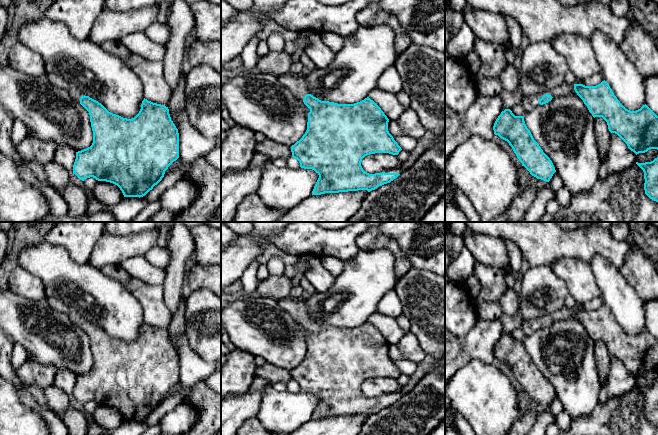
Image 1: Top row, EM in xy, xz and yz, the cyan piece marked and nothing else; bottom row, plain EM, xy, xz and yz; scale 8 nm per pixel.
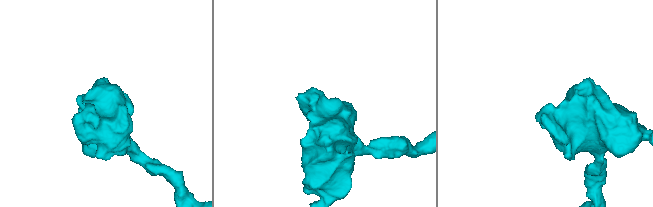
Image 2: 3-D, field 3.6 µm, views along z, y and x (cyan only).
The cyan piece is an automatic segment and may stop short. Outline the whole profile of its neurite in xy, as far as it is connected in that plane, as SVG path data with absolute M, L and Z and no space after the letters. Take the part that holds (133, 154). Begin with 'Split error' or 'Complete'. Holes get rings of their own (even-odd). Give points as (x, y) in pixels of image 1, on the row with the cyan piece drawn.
Split error. M48 73L48 80L65 89L90 115L93 143L76 152L73 174L84 181L93 177L117 185L124 197L143 197L164 177L168 167L179 158L179 133L165 105L144 98L139 113L132 119L109 112L101 103L87 96L63 77Z

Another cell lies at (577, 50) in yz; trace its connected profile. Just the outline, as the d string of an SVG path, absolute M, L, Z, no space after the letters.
M562 34L550 42L556 51L564 56L569 69L581 83L585 78L600 72L600 65L589 39Z

